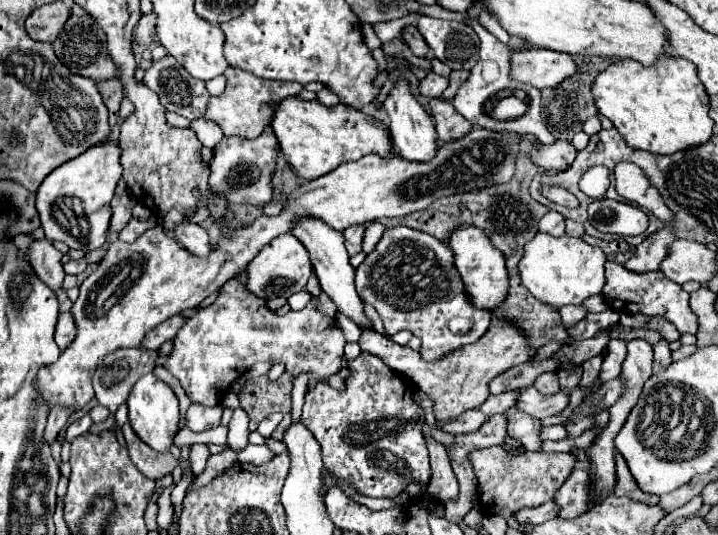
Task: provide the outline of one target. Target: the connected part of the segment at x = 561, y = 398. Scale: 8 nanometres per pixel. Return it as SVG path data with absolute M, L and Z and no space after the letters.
M533 386L523 388L517 400L517 408L531 414L533 418L545 418L545 416L555 416L561 414L569 404L569 396L565 392L553 394L553 396L543 396L539 394Z

